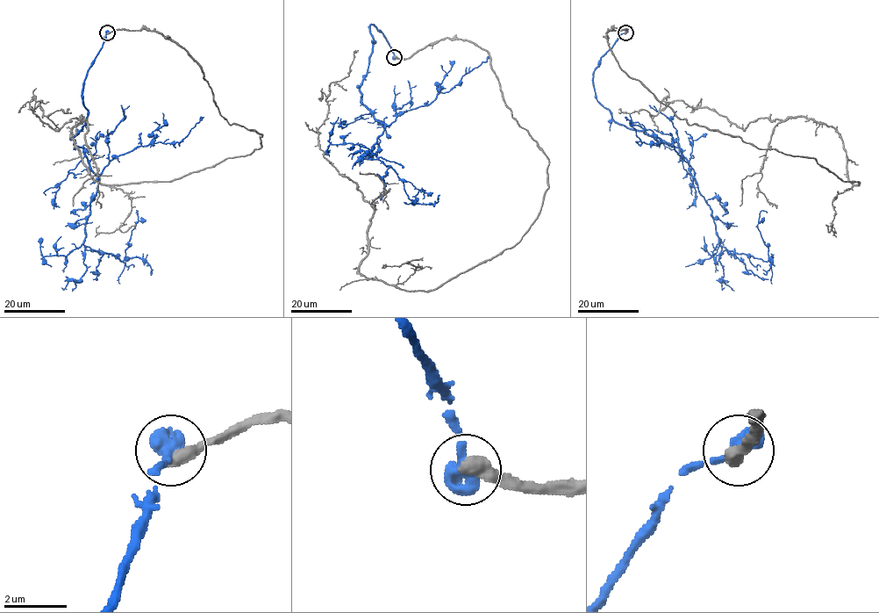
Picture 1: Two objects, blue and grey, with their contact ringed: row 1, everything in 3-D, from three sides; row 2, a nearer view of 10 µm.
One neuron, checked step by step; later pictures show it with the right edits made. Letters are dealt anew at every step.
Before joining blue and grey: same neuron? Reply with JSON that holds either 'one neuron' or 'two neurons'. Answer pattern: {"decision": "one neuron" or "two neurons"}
{"decision": "two neurons"}

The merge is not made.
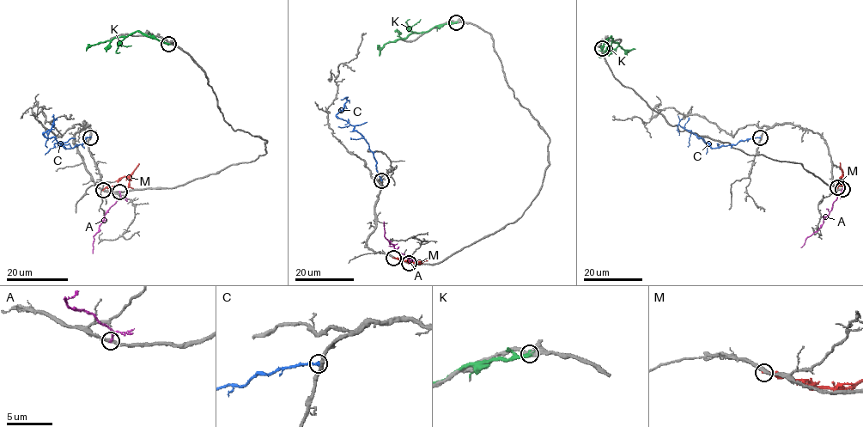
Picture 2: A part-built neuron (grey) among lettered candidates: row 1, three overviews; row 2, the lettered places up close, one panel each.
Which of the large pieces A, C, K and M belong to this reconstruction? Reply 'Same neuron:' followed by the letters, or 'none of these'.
Same neuron: C

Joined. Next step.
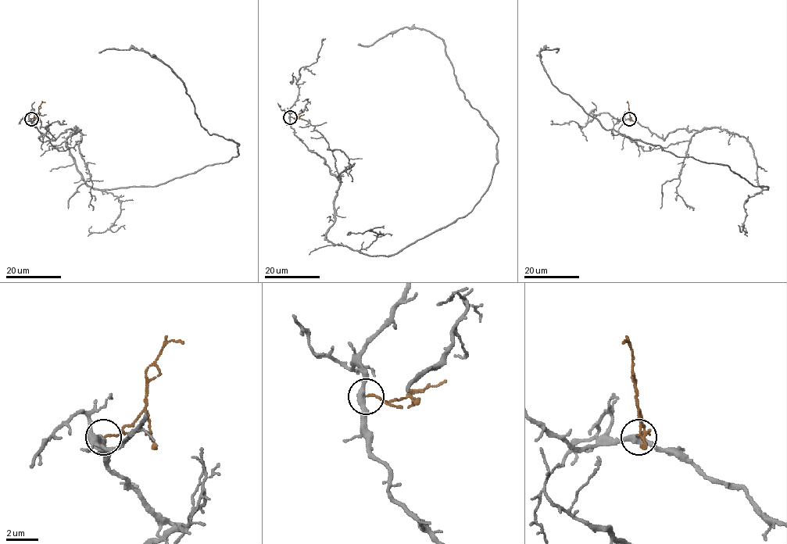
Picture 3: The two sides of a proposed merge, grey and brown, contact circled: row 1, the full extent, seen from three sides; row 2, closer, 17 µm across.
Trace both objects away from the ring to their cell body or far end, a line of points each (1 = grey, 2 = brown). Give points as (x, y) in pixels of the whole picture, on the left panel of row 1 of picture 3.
1: (30, 119), (51, 139), (80, 130), (66, 144), (94, 188), (238, 155), (165, 64), (98, 53)
2: (30, 119), (37, 115), (38, 106), (44, 102)

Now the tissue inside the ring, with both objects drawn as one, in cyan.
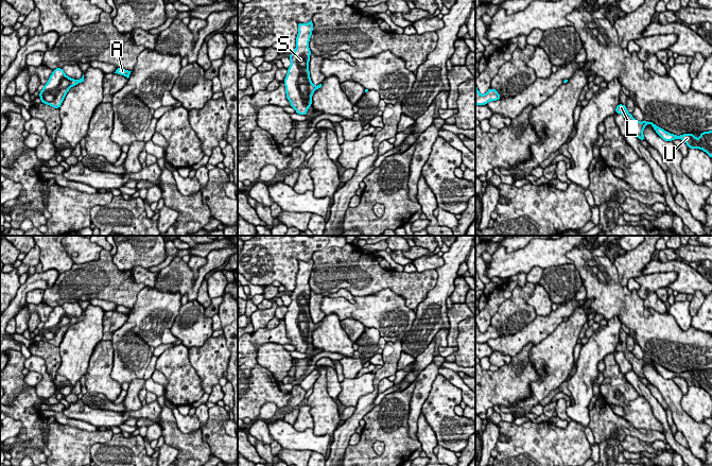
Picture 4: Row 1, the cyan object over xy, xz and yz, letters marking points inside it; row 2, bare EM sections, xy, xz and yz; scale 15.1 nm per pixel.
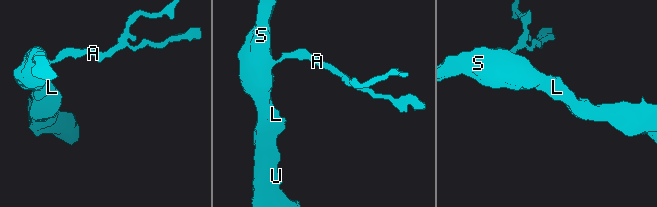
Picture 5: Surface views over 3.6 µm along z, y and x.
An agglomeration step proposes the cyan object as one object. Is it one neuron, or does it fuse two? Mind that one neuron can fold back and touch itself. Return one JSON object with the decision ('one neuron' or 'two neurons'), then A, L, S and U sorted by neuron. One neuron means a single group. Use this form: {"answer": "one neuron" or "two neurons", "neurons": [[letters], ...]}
{"answer": "one neuron", "neurons": [["A", "L", "S", "U"]]}

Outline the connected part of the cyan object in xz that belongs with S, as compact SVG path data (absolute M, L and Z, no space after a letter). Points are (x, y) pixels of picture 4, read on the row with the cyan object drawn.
M312 20L309 23L298 23L295 51L289 55L291 66L283 81L286 99L291 102L290 107L296 109L296 114L306 116L312 105L313 92L322 87L322 84L312 84L309 71L311 51L309 41L313 31Z

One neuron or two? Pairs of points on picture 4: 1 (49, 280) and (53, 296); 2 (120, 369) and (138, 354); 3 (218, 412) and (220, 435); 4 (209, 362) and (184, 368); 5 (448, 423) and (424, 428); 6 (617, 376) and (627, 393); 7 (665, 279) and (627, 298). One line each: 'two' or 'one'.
1: two
2: one
3: one
4: two
5: two
6: one
7: two

